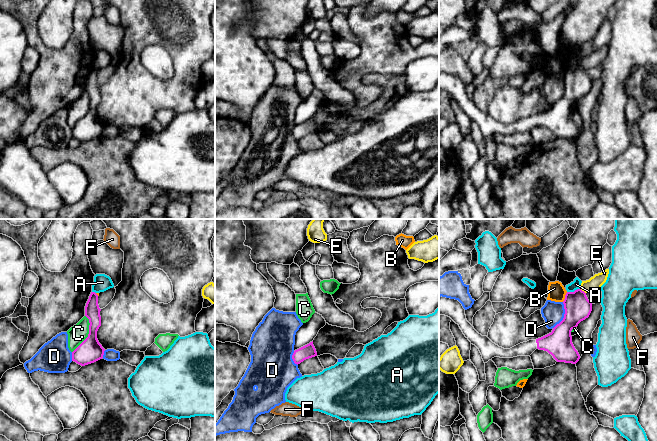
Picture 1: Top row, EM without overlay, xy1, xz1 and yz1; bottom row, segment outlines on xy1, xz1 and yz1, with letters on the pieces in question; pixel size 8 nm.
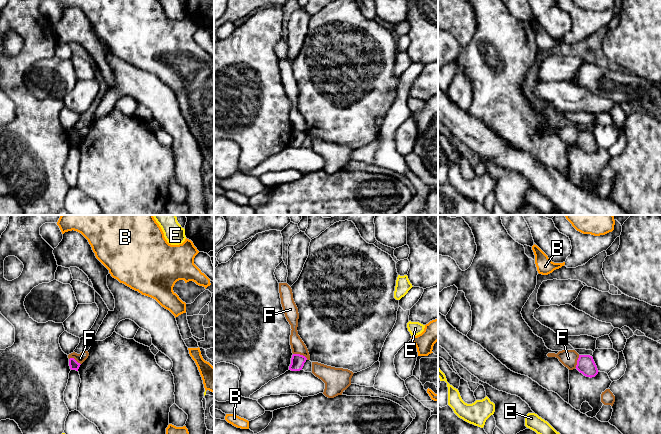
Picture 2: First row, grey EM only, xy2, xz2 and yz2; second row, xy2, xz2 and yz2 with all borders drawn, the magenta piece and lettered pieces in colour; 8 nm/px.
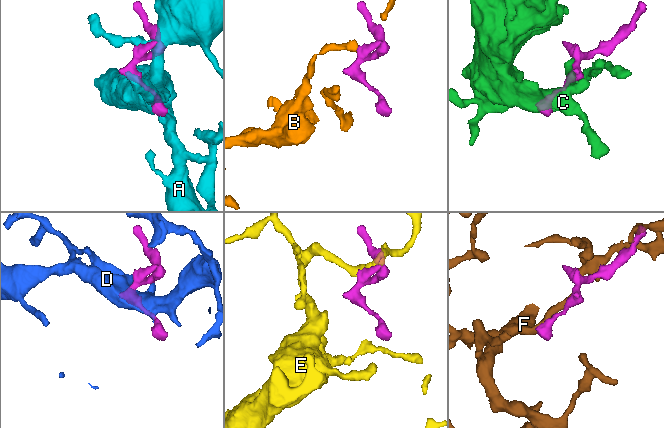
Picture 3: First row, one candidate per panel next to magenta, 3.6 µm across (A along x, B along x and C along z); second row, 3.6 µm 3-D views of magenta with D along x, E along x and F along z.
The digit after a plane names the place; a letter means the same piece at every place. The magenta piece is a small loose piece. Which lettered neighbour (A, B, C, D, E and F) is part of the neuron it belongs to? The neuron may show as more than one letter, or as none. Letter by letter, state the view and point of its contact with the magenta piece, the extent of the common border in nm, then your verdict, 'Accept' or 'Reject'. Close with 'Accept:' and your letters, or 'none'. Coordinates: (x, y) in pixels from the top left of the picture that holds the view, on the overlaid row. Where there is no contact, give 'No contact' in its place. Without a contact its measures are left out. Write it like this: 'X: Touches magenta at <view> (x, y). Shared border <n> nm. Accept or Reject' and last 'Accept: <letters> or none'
A: Touches magenta at yz1 (574, 291). Shared border 110 nm. Reject
B: Touches magenta at yz1 (565, 297). Shared border 90 nm. Reject
C: Touches magenta at xy1 (88, 334). Shared border 320 nm. Reject
D: Touches magenta at yz1 (564, 315). Shared border 240 nm. Reject
E: Touches magenta at yz1 (583, 291). Shared border 60 nm. Reject
F: Touches magenta at xz2 (299, 354). Shared border 130 nm. Reject
Accept: none

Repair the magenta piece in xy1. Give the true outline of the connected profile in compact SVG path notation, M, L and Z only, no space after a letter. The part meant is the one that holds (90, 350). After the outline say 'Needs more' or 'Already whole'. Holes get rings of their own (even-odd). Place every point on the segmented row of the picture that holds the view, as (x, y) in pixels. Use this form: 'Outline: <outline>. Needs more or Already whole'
Outline: M91 292L85 306L85 316L89 319L88 337L72 352L72 361L81 366L94 363L103 358L105 349L97 339L97 331L101 326L101 309L98 305L98 295Z. Already whole

